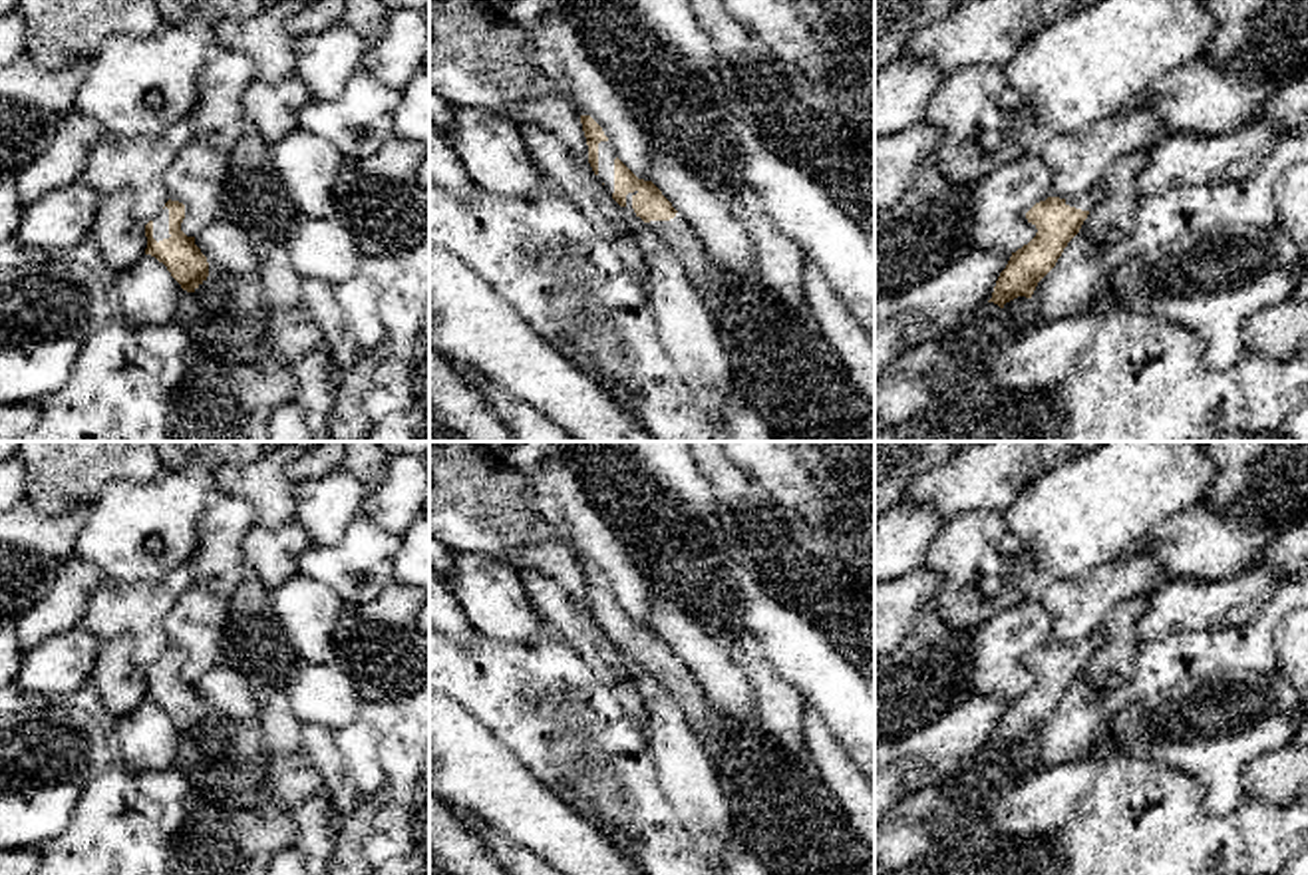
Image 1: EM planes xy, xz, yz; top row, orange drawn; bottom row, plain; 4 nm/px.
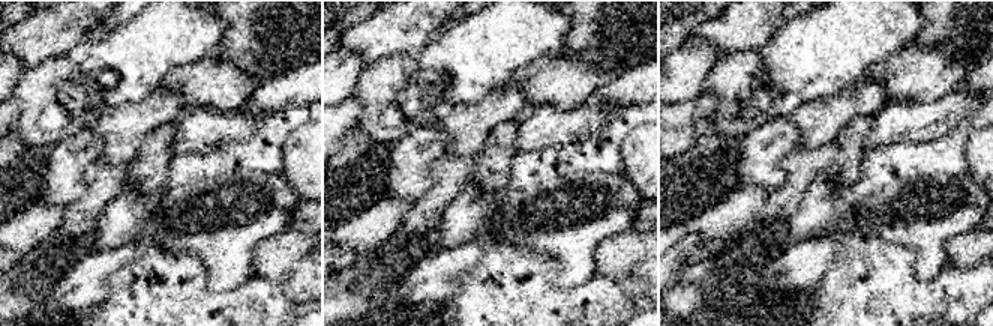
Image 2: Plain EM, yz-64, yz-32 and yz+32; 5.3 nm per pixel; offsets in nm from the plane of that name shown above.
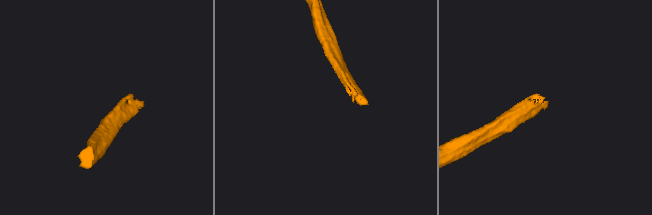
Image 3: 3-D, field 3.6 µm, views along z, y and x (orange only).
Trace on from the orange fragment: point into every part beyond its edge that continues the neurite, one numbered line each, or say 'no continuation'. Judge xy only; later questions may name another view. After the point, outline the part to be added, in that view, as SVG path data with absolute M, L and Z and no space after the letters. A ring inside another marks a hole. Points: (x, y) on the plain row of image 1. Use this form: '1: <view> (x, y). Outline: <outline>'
1: xy (162, 665). Outline: M161 654L153 664L153 684L159 688L169 684L169 654Z

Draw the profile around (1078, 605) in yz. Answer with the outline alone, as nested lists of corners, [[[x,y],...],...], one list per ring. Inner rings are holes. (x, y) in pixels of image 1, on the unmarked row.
[[[1125,555],[1081,577],[1056,579],[1038,601],[1054,616],[1052,642],[1077,644],[1091,636],[1111,611],[1139,595],[1151,595],[1169,575],[1147,555]]]

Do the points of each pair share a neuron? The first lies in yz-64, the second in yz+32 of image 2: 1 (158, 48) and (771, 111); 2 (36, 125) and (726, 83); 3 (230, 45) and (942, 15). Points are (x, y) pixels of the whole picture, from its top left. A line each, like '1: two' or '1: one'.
1: two
2: one
3: one

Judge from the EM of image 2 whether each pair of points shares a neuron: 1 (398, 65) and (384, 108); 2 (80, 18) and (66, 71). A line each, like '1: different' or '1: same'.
1: same
2: different

